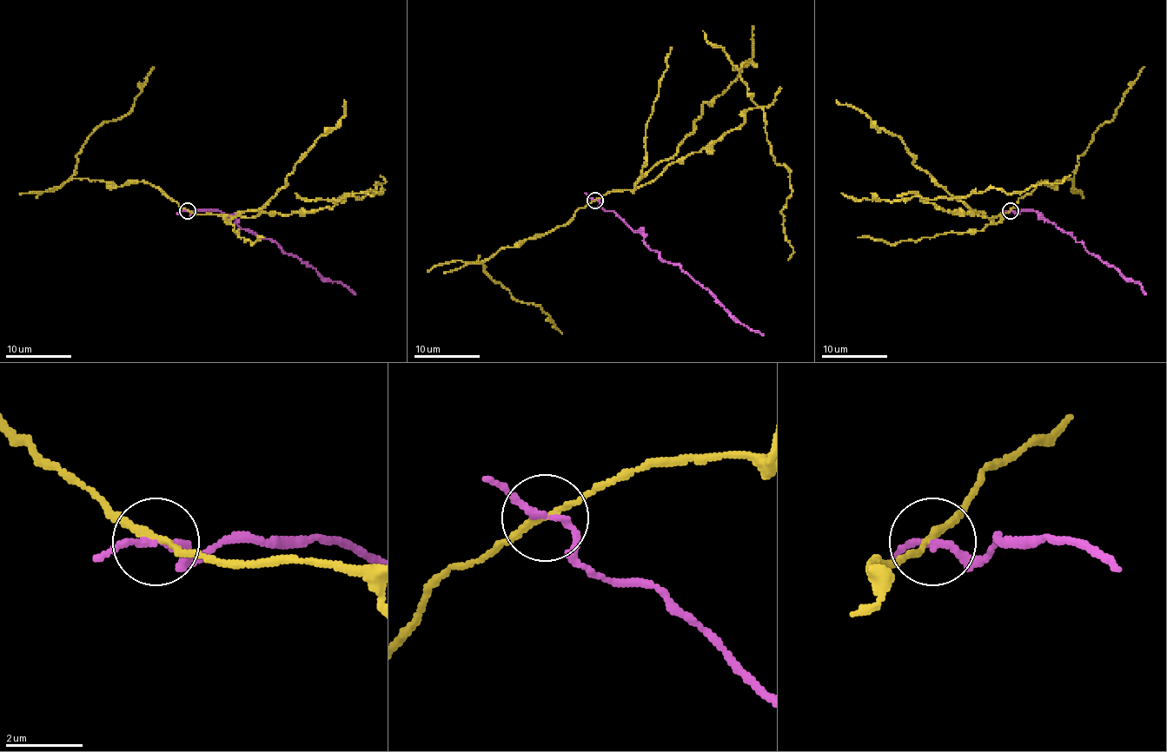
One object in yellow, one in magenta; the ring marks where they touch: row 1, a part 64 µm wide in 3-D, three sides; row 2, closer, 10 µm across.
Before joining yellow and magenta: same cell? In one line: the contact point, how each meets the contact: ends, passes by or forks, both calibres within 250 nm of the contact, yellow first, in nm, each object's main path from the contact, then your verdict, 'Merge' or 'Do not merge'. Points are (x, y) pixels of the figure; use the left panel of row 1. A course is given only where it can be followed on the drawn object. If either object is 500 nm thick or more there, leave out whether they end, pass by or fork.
Place: (187, 210). At the ring yellow passes by. At the ring magenta passes by. Thickness 170 nm (yellow) against 160 nm. Course of yellow: (187, 211), (314, 213), (342, 196), (383, 191), (374, 191), (385, 183), (380, 174). Course of magenta: (187, 211), (229, 214), (242, 229), (268, 239), (287, 253), (311, 265), (324, 278), (339, 281), (355, 294). Do not merge

